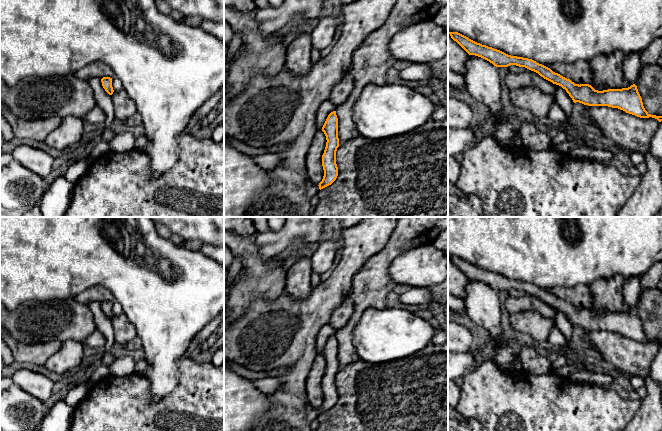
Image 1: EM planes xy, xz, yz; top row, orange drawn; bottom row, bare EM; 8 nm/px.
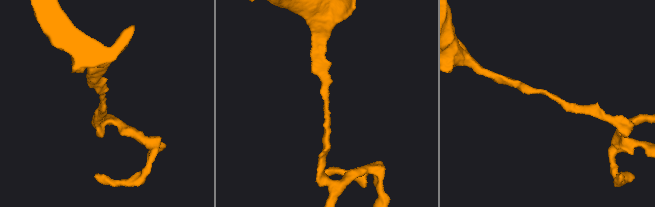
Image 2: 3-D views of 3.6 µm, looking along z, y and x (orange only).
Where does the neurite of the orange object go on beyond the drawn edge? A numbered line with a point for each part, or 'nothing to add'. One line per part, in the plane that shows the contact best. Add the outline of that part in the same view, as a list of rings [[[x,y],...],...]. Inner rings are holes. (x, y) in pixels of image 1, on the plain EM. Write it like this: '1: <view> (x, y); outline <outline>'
nothing to add

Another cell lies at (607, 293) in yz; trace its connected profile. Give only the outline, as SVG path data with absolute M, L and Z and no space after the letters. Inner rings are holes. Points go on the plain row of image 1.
M619 275L597 279L590 285L591 310L598 315L630 311L623 300L623 285L624 278Z

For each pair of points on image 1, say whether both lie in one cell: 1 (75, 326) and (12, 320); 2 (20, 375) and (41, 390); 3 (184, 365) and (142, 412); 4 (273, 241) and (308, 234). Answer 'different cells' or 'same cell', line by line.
1: same cell
2: same cell
3: same cell
4: same cell

